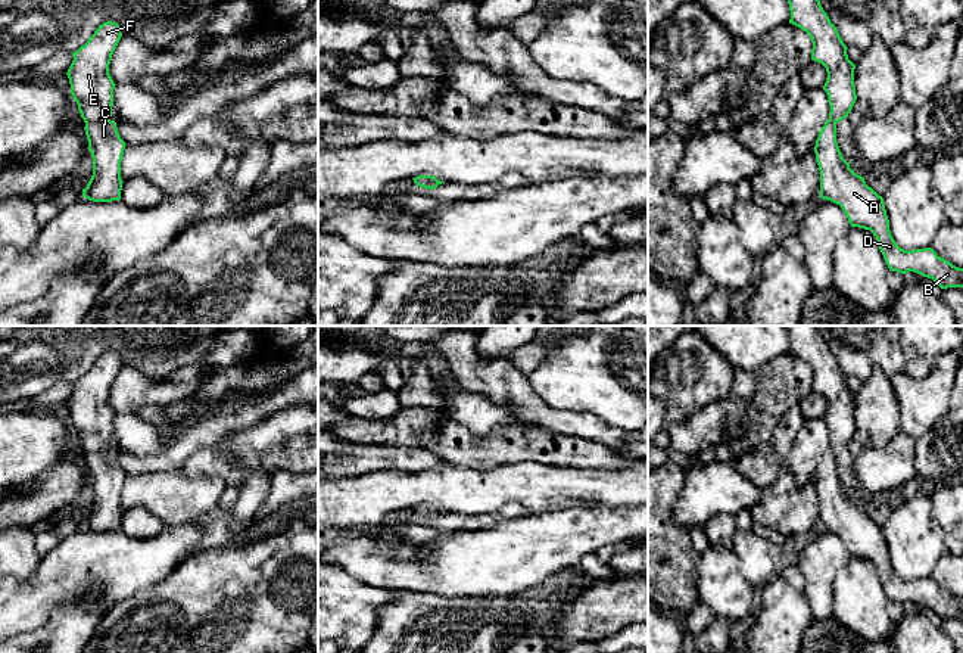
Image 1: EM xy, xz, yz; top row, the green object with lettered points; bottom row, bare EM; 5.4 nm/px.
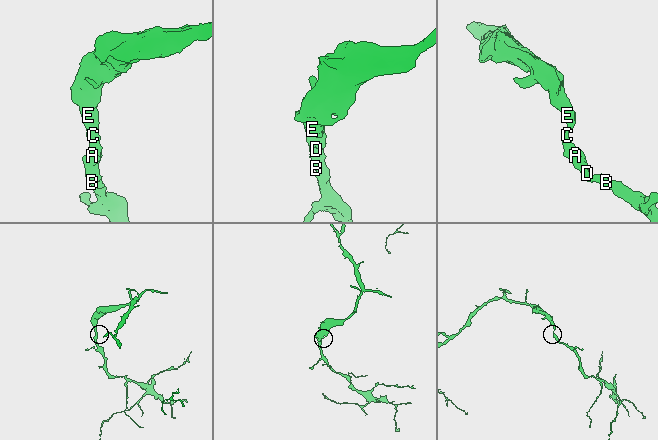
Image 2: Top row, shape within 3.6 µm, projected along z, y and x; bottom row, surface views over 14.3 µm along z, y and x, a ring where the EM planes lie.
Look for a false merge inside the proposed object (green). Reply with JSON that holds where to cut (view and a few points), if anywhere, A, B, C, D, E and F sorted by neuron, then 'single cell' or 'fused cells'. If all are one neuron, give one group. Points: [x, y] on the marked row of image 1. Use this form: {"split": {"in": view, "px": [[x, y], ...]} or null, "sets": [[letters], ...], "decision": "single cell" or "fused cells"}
{"split": null, "sets": [["A", "B", "C", "D", "E", "F"]], "decision": "single cell"}

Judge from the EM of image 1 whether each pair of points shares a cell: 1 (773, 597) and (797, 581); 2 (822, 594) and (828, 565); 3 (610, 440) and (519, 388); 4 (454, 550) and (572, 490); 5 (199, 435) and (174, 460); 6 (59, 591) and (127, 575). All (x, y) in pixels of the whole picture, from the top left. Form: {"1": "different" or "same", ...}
{"1": "different", "2": "same", "3": "same", "4": "different", "5": "same", "6": "same"}

